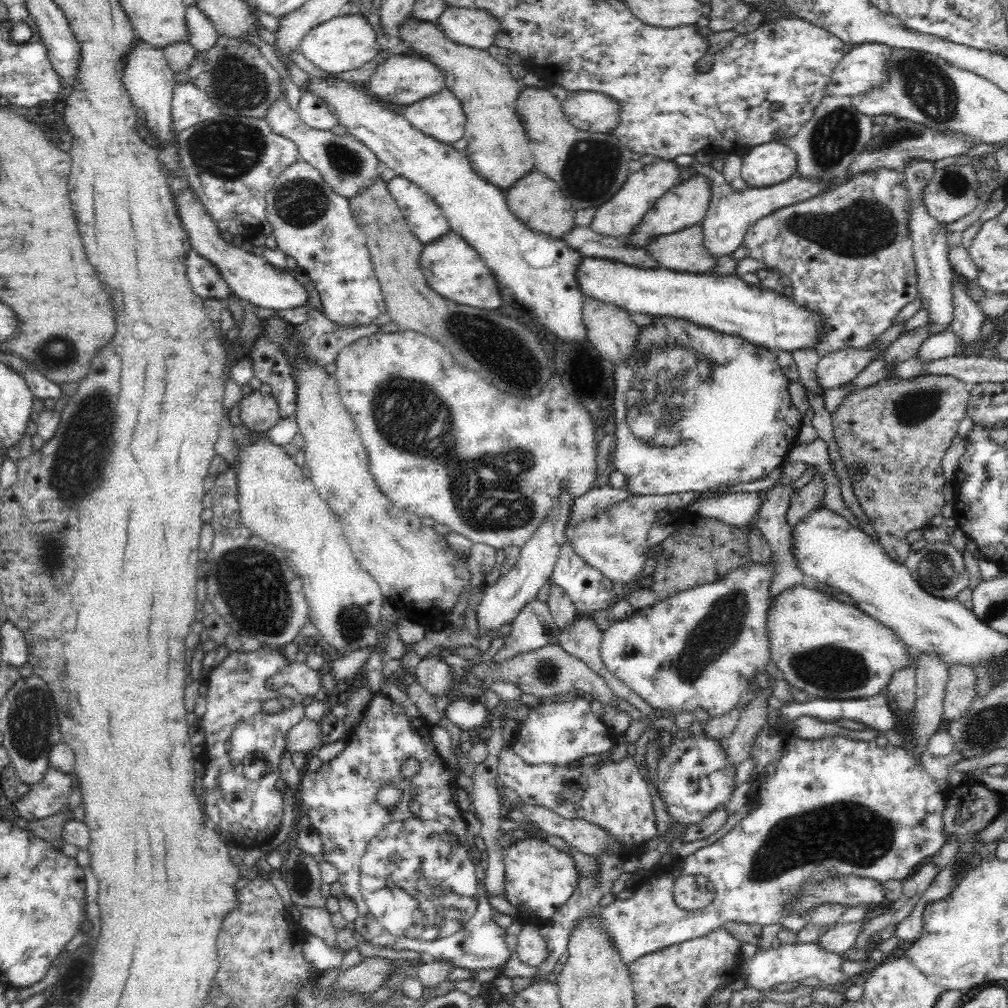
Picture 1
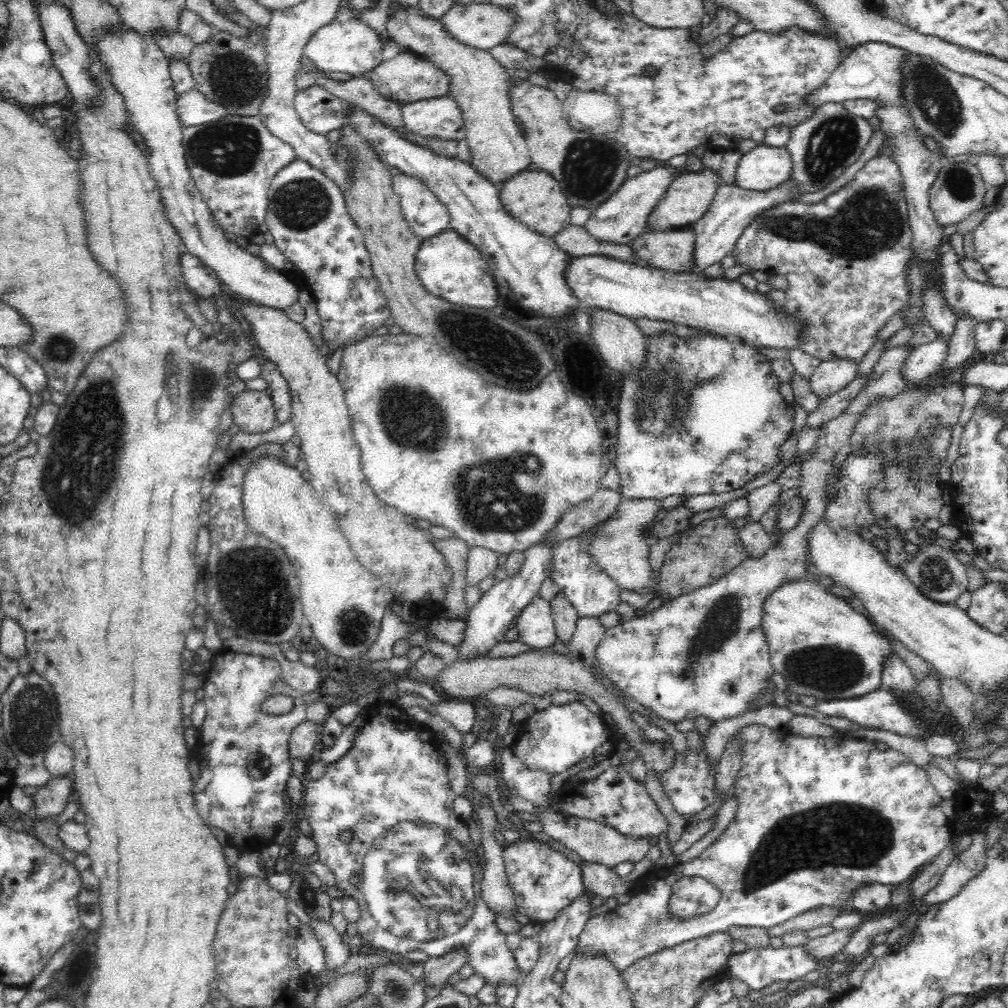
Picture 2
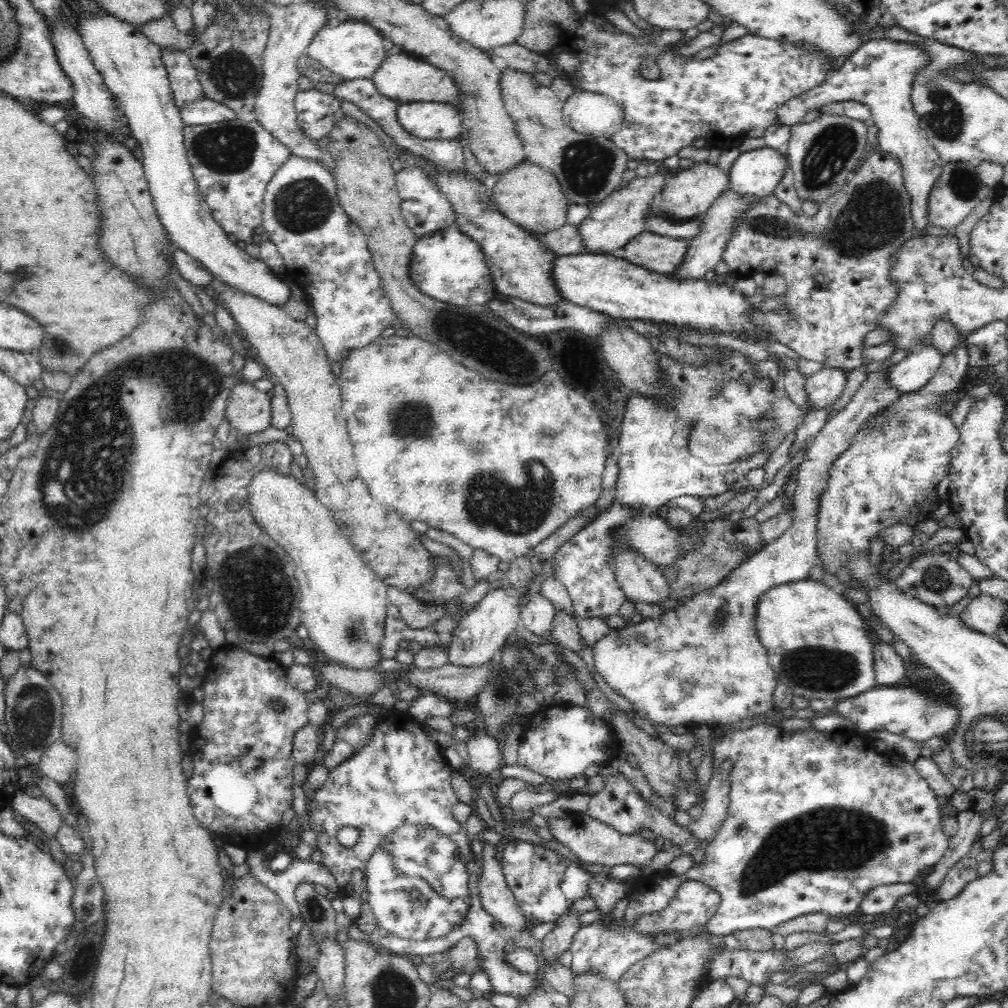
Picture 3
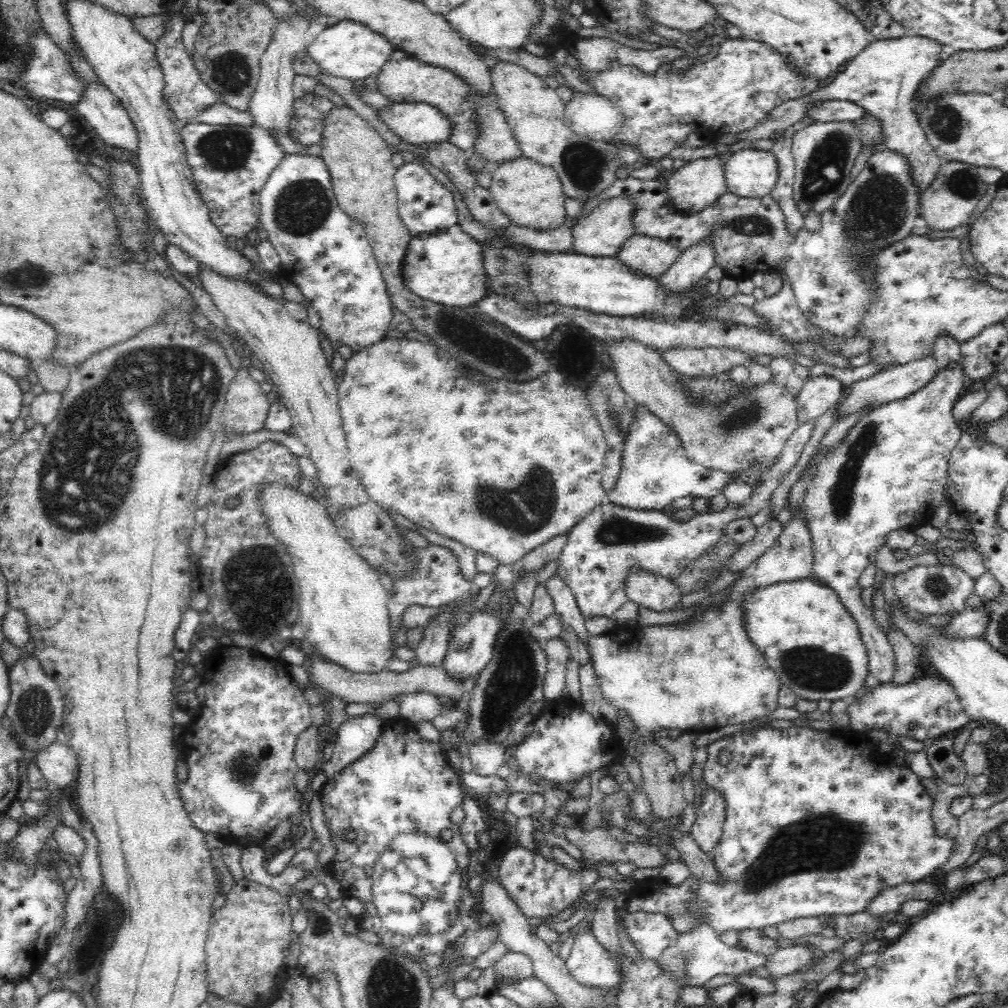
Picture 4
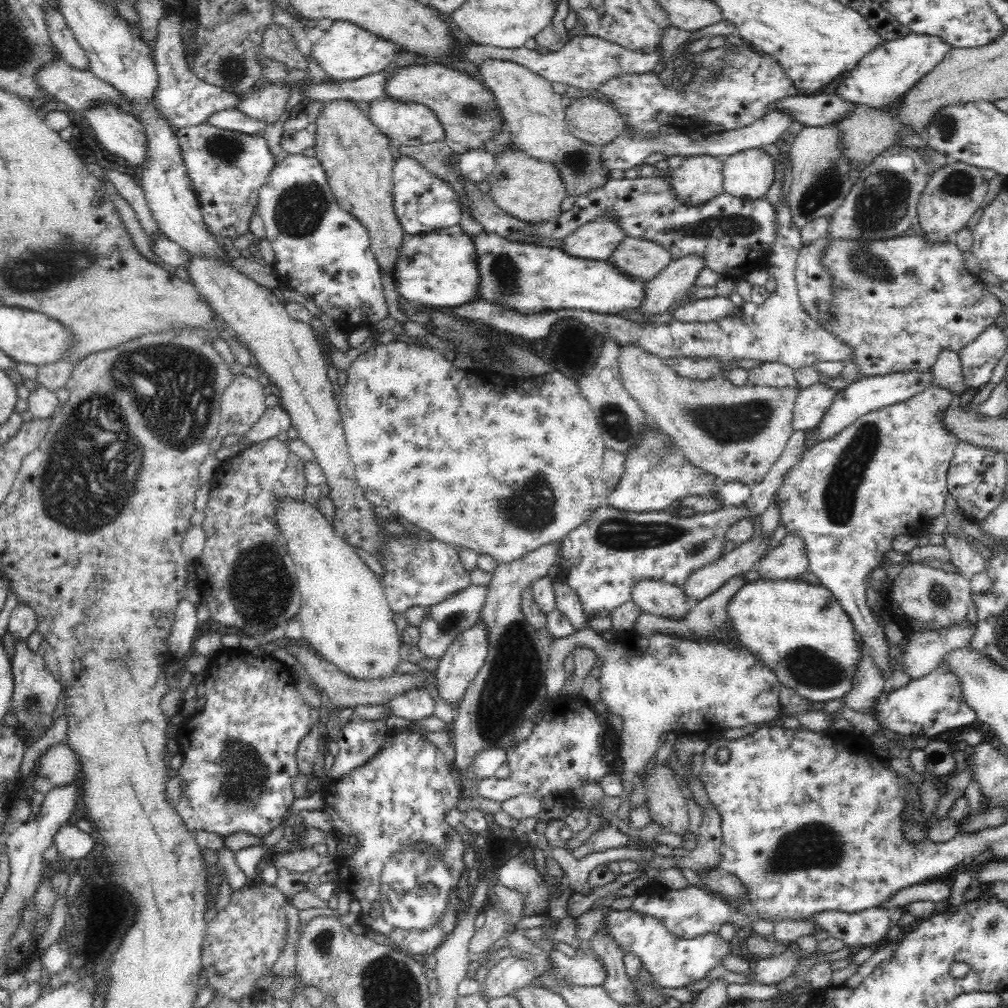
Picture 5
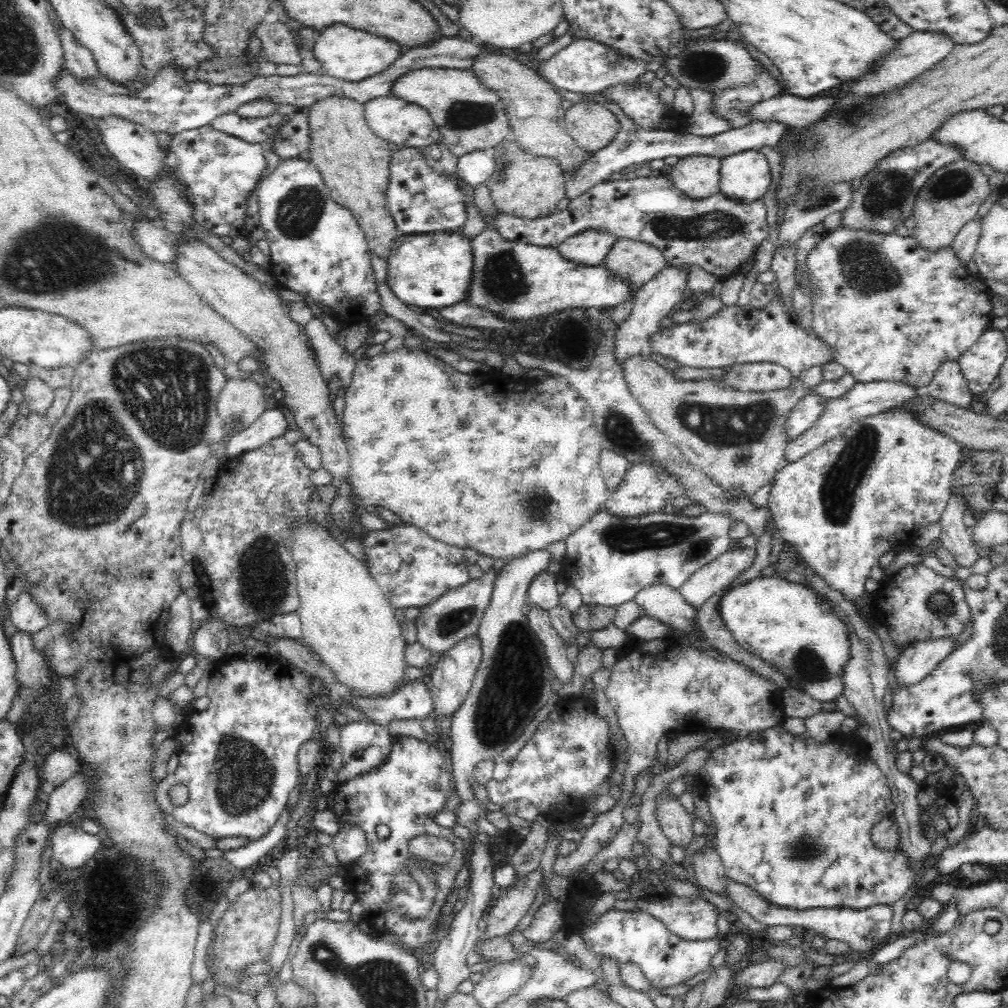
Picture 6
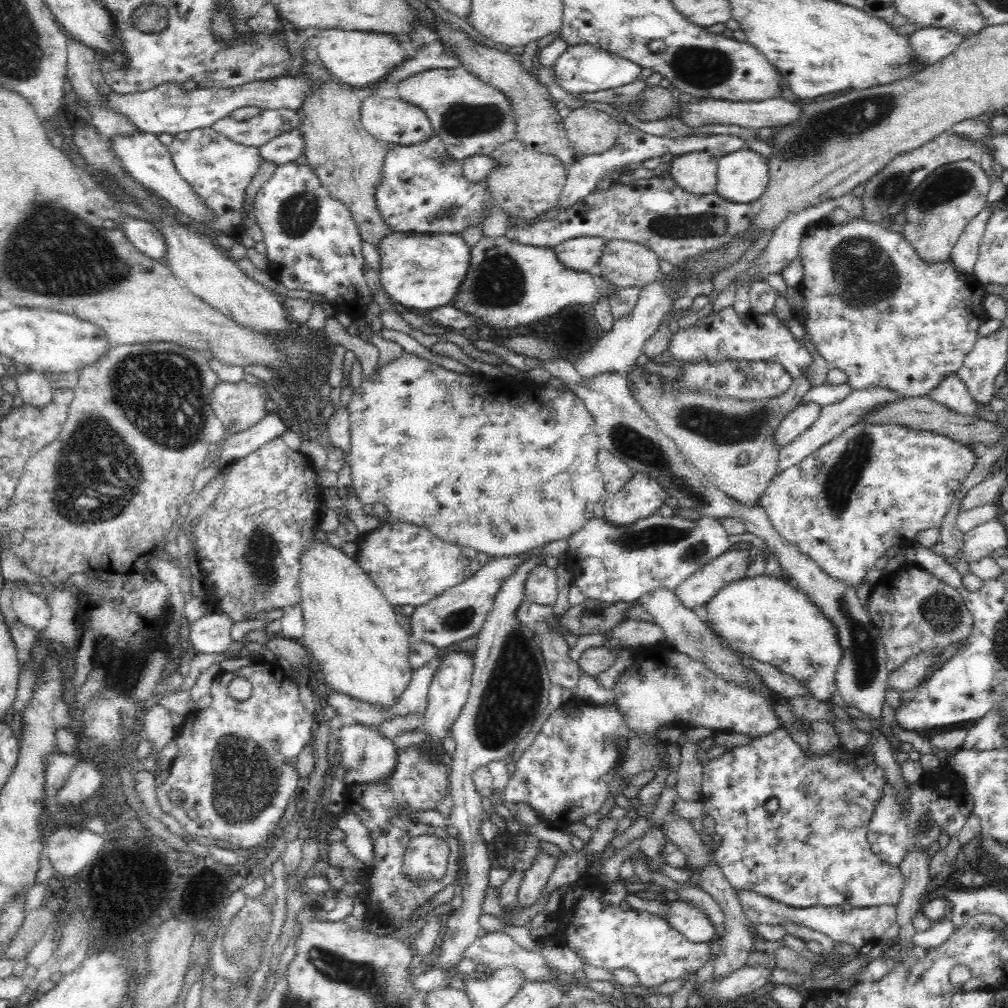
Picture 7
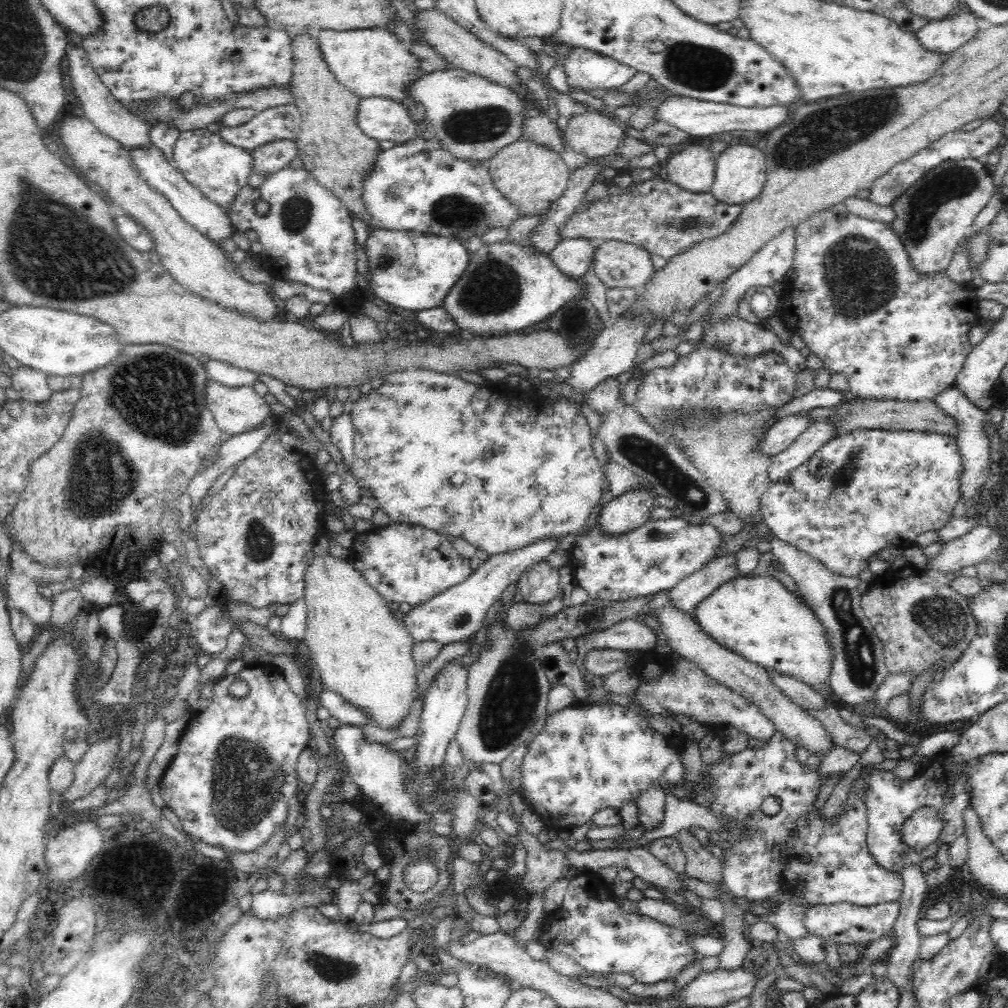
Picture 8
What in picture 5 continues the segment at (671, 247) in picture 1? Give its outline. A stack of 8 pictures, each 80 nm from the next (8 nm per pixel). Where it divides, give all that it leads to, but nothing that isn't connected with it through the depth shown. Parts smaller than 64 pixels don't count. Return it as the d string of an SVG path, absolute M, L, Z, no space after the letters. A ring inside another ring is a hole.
M626 236L609 260L618 272L644 282L652 280L671 263L670 253L658 243Z

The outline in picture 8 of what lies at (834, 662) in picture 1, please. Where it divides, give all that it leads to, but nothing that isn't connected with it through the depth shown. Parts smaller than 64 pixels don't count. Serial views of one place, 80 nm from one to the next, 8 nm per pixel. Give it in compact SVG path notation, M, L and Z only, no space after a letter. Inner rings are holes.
M750 574L732 578L720 584L710 596L706 596L694 608L692 617L700 625L700 629L708 633L716 643L734 651L747 661L755 662L765 669L774 668L780 674L796 677L816 691L820 690L822 684L828 685L832 651L826 640L826 631L807 603L786 589L775 577Z

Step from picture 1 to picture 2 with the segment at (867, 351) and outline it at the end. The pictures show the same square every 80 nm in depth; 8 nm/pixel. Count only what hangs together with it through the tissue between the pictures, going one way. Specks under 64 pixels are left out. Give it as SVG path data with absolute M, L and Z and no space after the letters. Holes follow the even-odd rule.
M850 359L822 361L807 380L810 391L820 401L831 397L856 378L856 366Z

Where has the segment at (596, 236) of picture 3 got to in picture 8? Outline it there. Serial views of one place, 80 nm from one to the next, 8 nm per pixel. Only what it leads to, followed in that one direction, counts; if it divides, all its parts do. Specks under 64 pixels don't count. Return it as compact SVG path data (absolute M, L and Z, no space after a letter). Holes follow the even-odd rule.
M563 239L549 255L550 261L562 272L562 275L574 279L576 283L588 268L593 266L592 258L596 246L588 239Z

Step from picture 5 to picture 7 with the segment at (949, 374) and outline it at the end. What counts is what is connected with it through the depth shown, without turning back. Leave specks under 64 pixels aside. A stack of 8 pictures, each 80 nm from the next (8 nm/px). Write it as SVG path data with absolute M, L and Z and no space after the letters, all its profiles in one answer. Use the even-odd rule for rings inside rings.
M957 374L946 377L929 394L929 397L959 416L970 417L971 420L977 417L978 403L974 401Z

